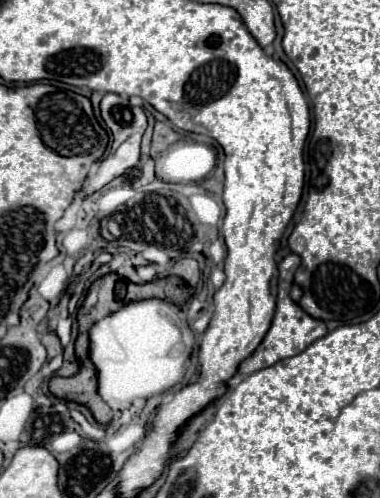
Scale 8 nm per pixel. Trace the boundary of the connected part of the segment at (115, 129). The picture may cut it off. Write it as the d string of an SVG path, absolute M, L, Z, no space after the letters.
M106 93L102 103L100 103L100 113L102 113L102 119L104 119L106 127L112 131L112 145L110 145L108 157L98 161L98 169L88 177L88 183L78 193L80 197L88 197L88 195L96 193L106 183L110 183L112 179L120 177L126 169L134 167L138 163L138 159L140 159L140 139L142 139L142 133L146 129L146 115L144 115L144 111L140 107L132 107L128 103L128 95Z

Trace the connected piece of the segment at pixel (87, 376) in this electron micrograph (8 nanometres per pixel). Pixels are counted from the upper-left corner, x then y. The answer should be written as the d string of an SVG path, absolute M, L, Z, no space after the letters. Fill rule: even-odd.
M84 361L84 365L80 365L76 375L52 377L50 393L60 399L70 399L86 405L98 423L108 425L112 419L112 409L98 397L96 385L98 385L98 379L96 379L94 365L91 361Z

